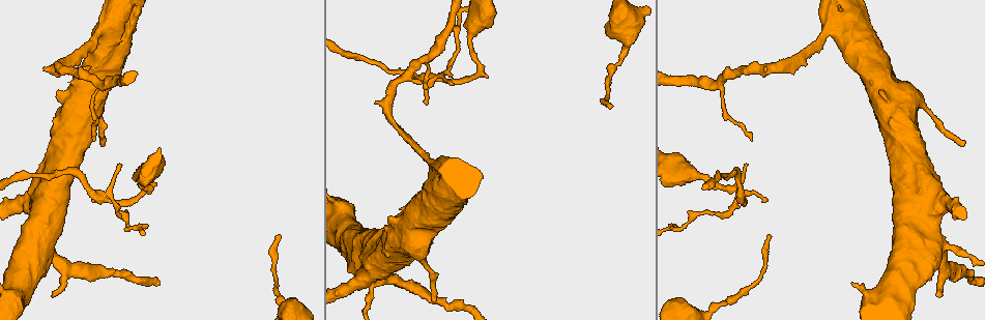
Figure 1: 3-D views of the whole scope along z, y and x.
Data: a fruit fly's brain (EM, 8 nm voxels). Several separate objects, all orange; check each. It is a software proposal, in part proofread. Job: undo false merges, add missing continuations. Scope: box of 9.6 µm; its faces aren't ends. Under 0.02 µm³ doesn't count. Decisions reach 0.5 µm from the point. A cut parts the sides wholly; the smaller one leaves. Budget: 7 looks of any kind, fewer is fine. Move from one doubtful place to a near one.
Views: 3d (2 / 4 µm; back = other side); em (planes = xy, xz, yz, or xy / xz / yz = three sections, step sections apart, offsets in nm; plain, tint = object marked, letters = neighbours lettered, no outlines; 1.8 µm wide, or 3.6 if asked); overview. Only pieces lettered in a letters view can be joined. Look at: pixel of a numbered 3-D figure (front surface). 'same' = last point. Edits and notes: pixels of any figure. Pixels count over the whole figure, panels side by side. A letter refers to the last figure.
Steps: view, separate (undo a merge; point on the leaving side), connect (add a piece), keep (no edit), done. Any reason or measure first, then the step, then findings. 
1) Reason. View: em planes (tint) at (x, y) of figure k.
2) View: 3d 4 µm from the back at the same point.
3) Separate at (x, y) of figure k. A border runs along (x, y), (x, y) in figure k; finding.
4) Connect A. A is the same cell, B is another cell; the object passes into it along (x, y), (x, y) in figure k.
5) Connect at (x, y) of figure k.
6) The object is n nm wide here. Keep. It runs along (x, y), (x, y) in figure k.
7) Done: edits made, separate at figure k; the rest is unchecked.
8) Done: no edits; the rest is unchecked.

Branch stops here. View: 3d 2 µm at (436, 300) of figure 1.

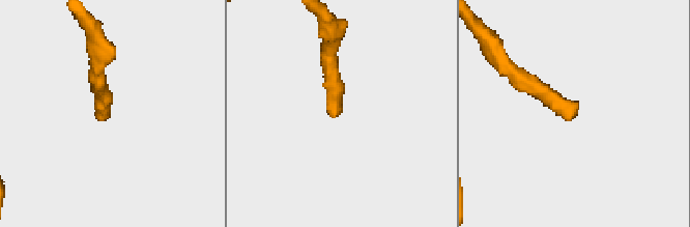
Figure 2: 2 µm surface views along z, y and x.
View: em yz step 4 (letters) at (338, 107) of figure 2.

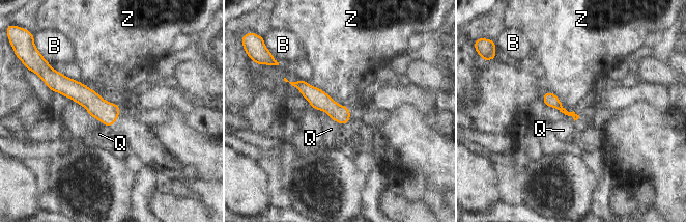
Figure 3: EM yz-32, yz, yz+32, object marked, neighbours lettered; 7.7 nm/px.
View: em planes (letters) at the same point.

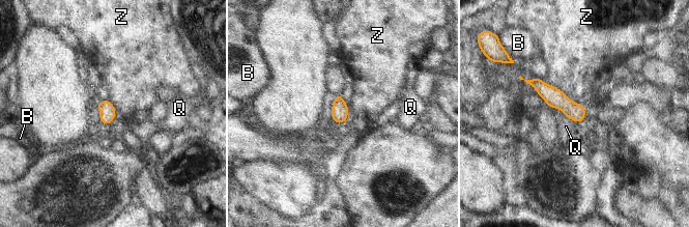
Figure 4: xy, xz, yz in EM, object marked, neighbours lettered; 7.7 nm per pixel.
Keep. B, Q and Z are other cells; it runs along (532, 82), (582, 115) in figure 4; none of them fits.

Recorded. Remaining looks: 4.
An open end. View: em xy step 4 (tint) at (940, 295) of figure 1.

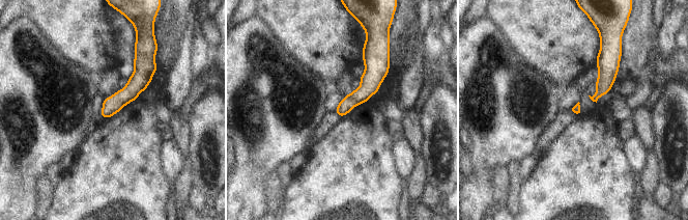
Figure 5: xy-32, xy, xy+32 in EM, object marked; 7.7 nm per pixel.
View: em planes (letters) at the same point.

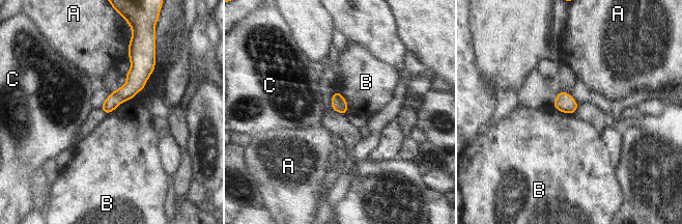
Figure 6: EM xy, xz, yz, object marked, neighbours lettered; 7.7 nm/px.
Keep. A, B and C are other cells; a border runs along (144, 88), (107, 114) in figure 6; none of them fits.

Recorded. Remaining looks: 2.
Tapers out. View: 3d 2 µm at (768, 236) of figure 1.

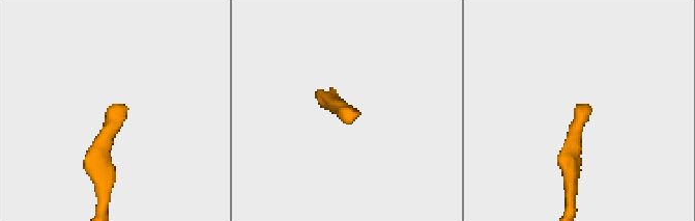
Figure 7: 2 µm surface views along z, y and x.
View: em 3.6 µm planes (letters) at (347, 109) of figure 7.

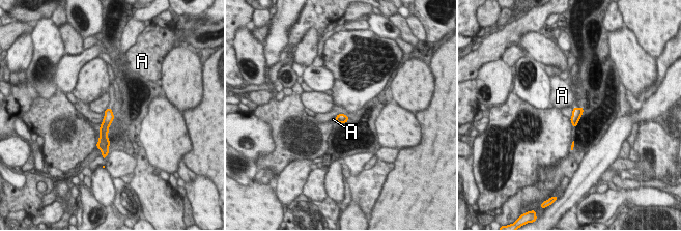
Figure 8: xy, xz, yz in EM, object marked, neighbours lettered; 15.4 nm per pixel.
The object is 160 nm wide here. Keep. A is another cell; it runs along (108, 111), (103, 144) in figure 8; none of them fits.

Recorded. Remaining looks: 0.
Done: no edits; the rest is unchecked.

